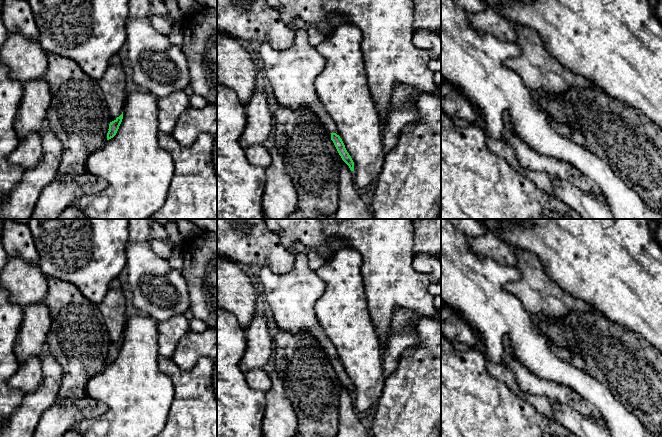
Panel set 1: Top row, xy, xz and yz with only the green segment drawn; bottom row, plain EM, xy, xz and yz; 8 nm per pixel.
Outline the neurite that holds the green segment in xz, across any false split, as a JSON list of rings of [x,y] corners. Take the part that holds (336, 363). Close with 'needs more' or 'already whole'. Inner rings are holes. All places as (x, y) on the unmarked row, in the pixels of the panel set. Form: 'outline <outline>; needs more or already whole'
outline [[[296,242],[294,253],[293,266],[285,274],[275,274],[267,266],[260,268],[259,279],[270,306],[269,315],[278,329],[292,333],[306,332],[315,337],[331,357],[331,364],[342,384],[354,395],[354,386],[339,360],[337,350],[320,326],[314,311],[326,284],[309,267],[307,248],[303,244]]]; needs more

